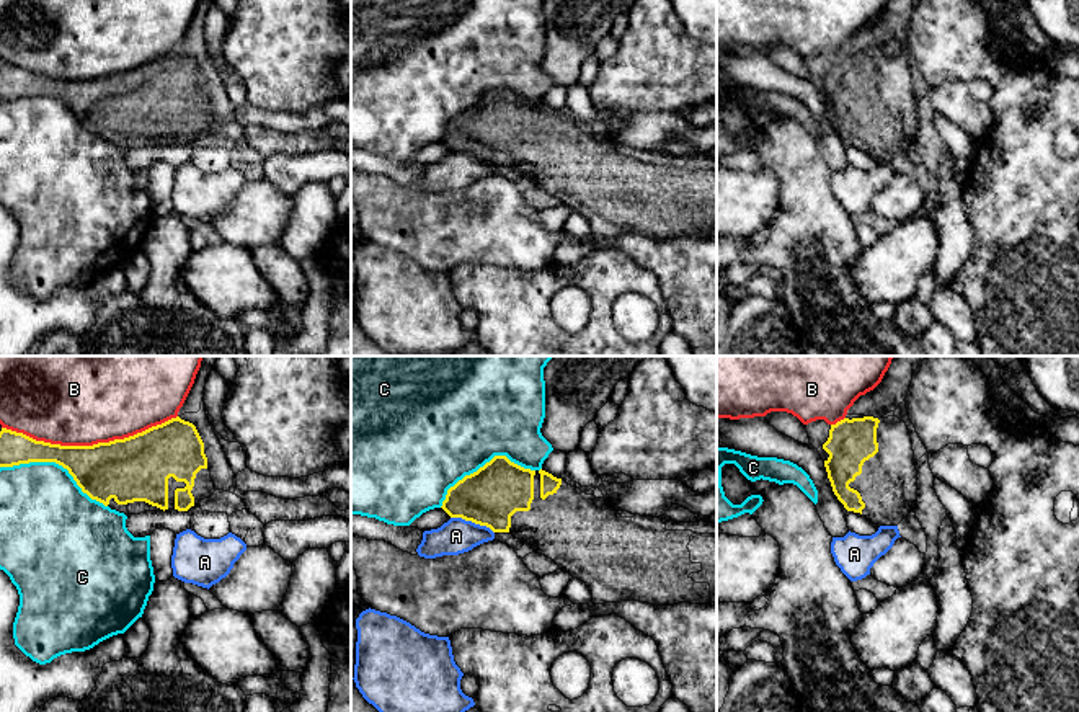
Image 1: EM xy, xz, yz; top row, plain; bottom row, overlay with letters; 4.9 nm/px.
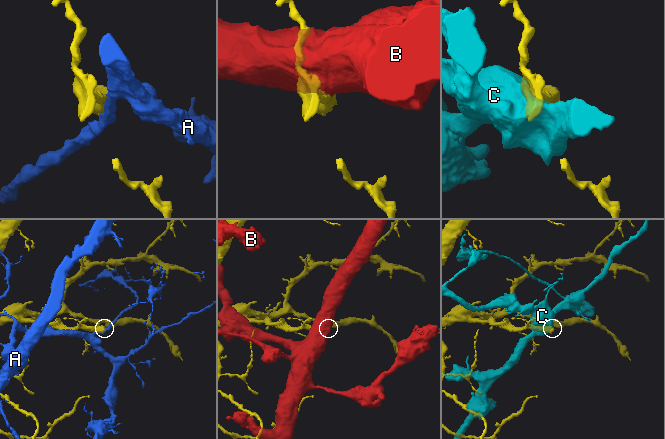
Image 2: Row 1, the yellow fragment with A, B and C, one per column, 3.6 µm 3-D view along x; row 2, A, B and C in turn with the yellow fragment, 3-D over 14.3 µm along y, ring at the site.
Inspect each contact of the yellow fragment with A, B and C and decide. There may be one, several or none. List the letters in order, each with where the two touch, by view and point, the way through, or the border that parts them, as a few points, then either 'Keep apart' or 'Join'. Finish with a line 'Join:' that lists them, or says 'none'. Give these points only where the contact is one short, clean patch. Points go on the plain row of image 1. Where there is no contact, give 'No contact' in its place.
A: Touches yellow at xz (472, 155). Keep apart
B: Touches yellow at xy (88, 80). Keep apart
C: Touches yellow at xy (56, 97). Keep apart
Join: none

